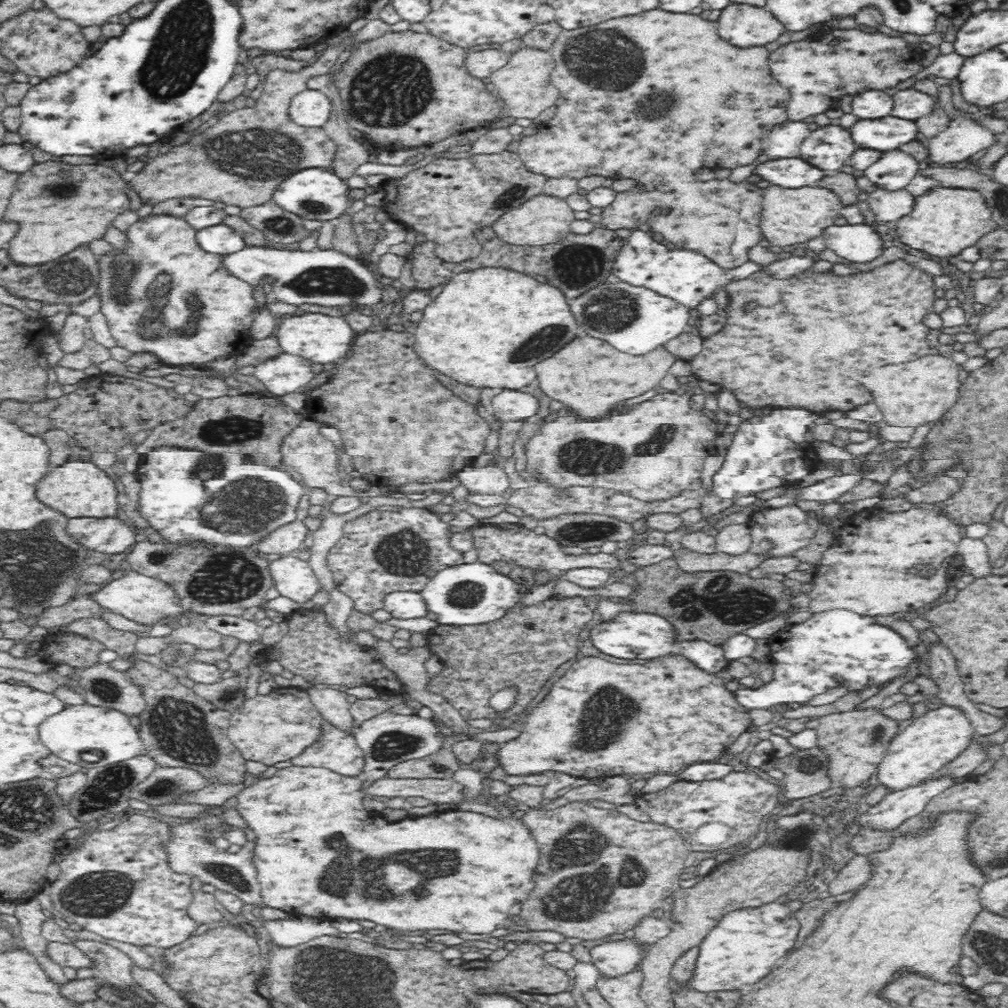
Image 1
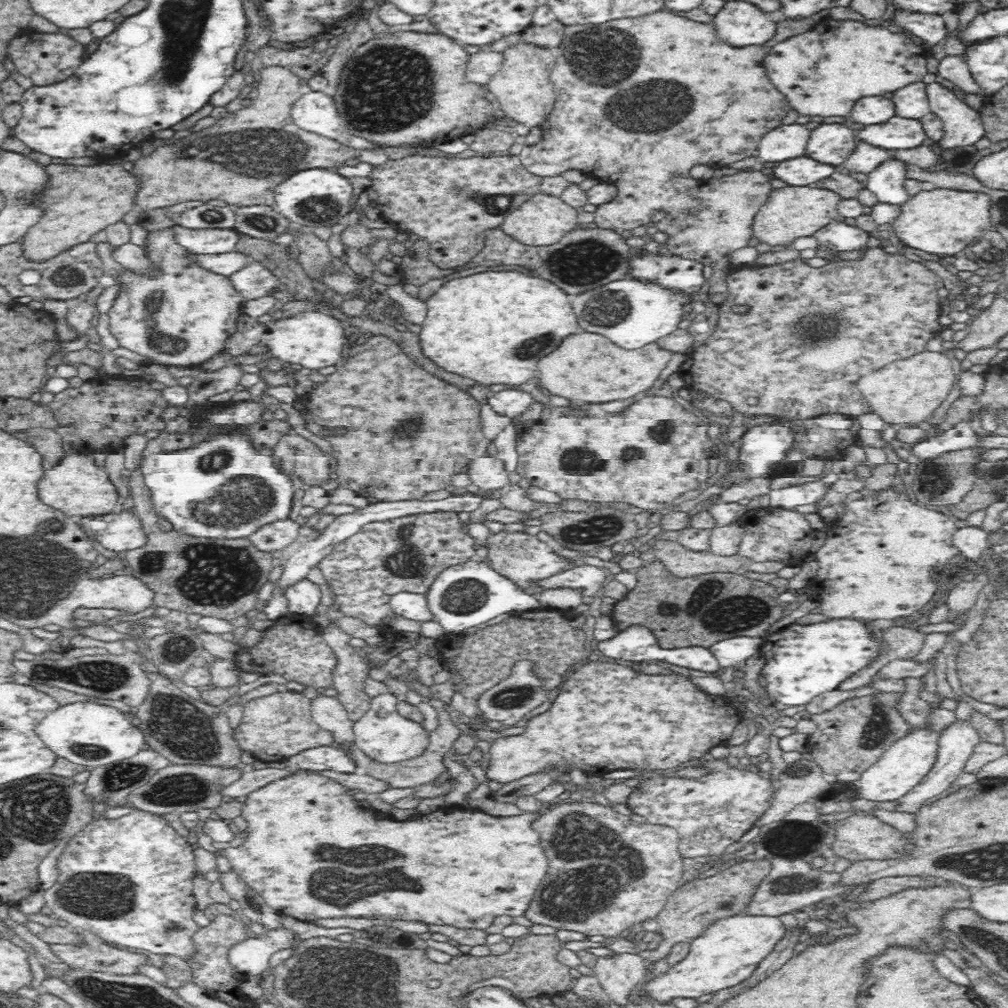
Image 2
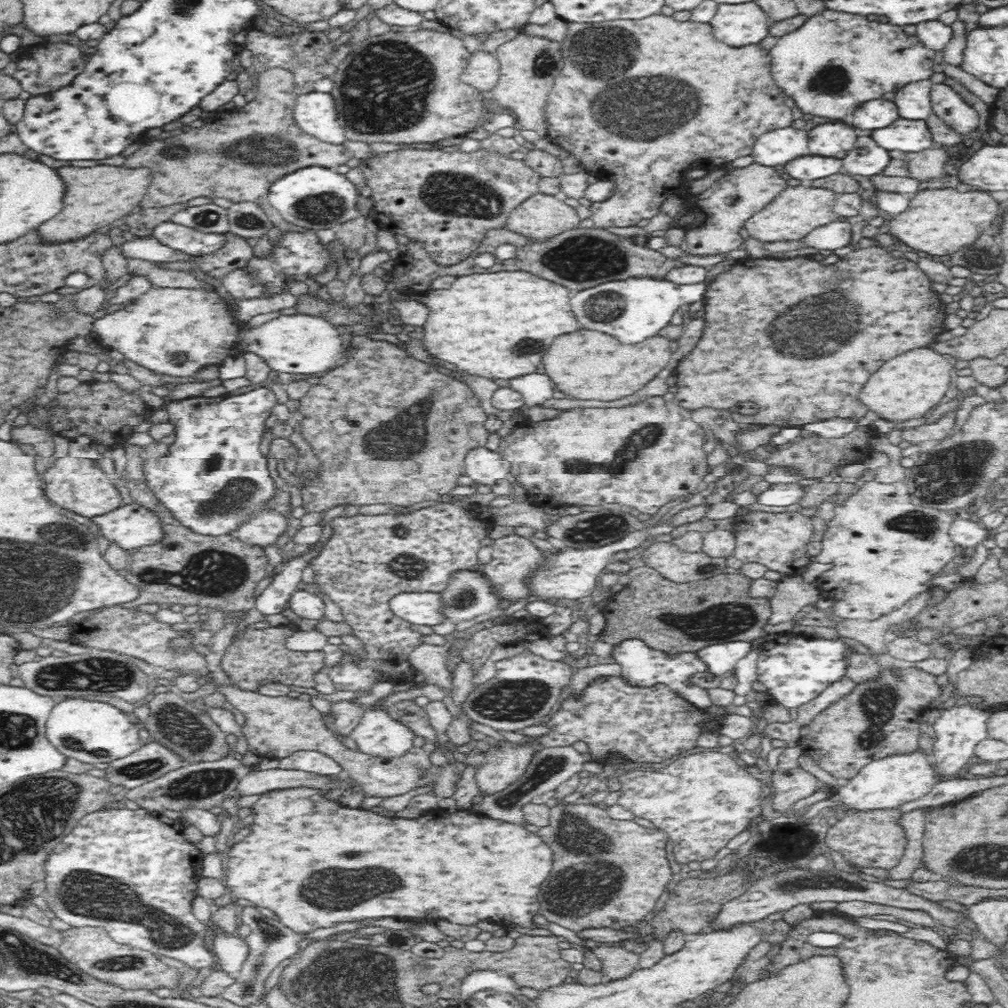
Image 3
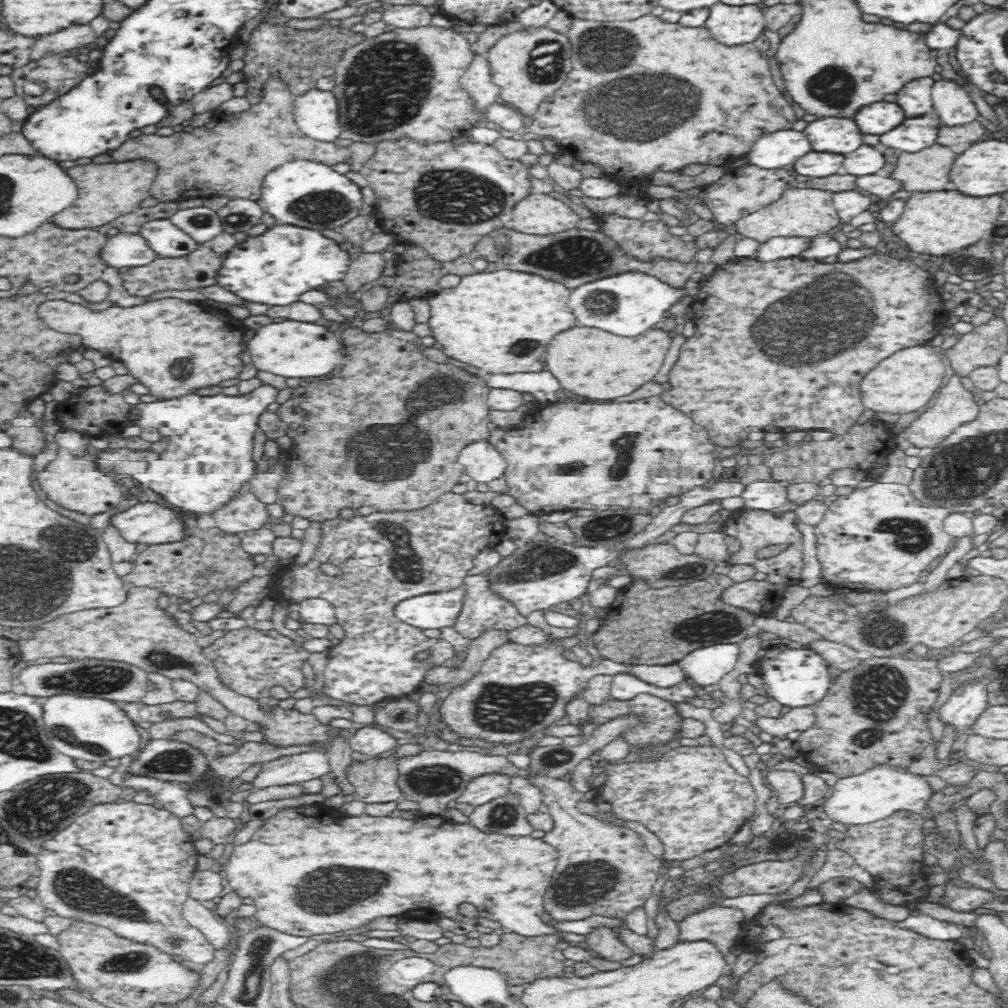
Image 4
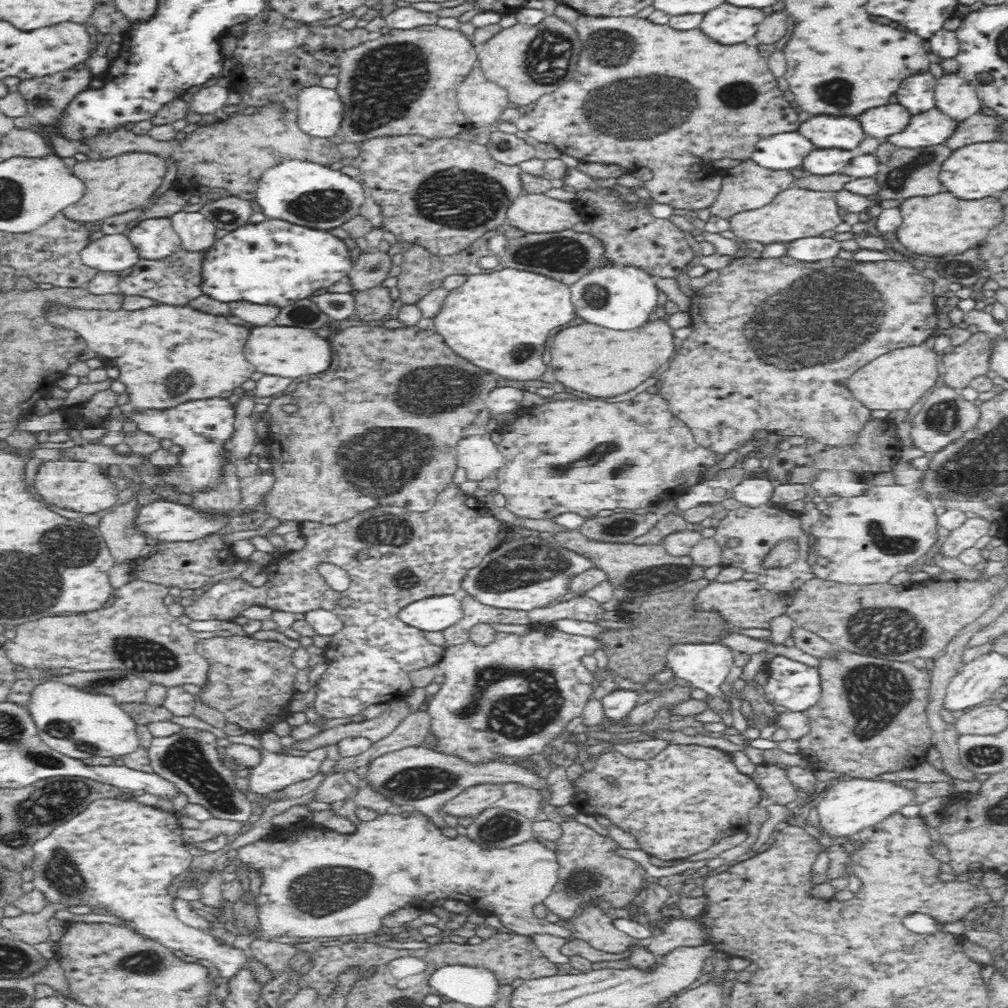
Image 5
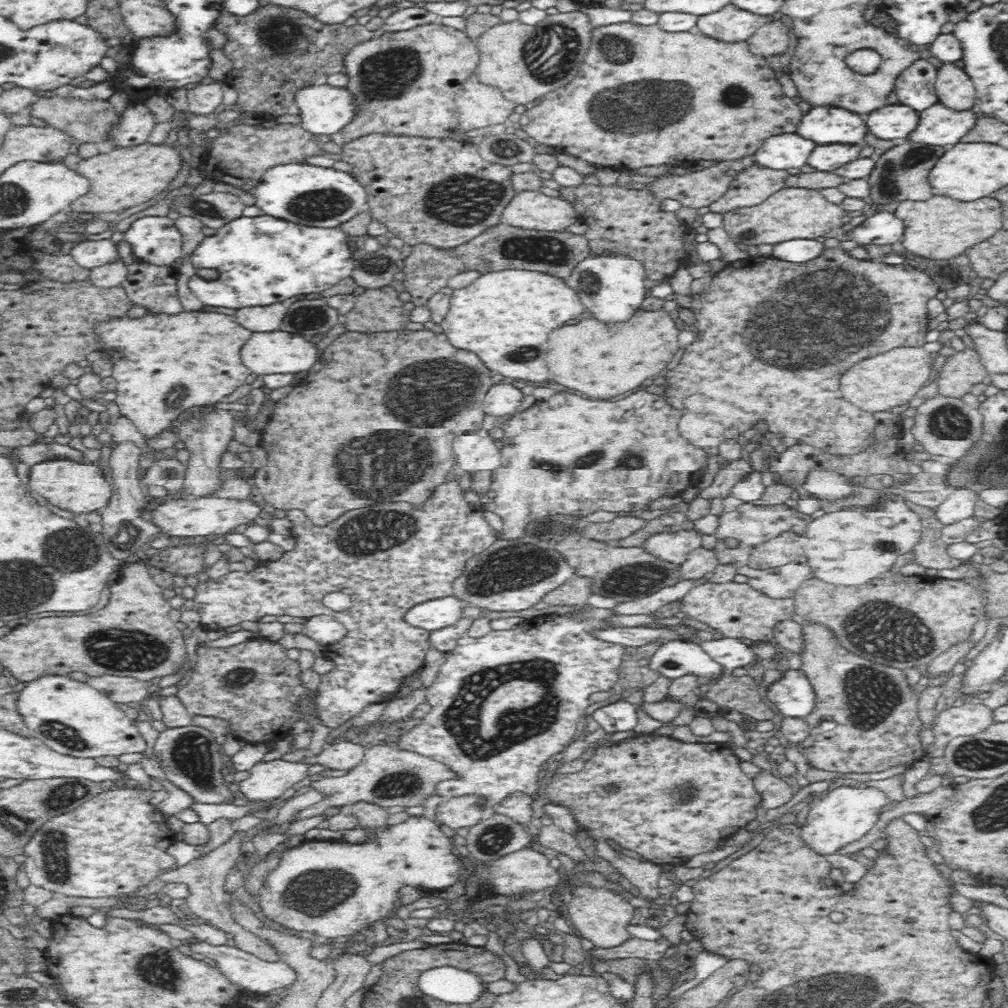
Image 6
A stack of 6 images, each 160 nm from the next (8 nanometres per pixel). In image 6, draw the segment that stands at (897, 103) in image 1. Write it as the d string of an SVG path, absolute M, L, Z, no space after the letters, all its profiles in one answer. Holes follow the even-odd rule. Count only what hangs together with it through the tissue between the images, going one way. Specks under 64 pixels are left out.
M919 59L898 74L893 92L900 104L920 112L939 100L935 92L936 78L936 68L929 61Z

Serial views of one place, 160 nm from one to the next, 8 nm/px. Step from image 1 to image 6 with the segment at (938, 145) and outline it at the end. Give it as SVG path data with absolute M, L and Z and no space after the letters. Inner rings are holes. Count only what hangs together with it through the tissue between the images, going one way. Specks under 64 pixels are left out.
M943 63L937 71L935 92L938 92L939 103L953 109L975 109L974 100L977 94L972 80L963 68L952 63Z

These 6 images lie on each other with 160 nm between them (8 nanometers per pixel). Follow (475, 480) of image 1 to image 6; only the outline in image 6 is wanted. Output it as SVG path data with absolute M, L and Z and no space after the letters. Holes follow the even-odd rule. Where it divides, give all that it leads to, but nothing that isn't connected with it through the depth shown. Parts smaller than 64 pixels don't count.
M484 430L455 436L451 450L456 466L470 474L498 468L501 465L500 449L494 440L496 438L488 438Z

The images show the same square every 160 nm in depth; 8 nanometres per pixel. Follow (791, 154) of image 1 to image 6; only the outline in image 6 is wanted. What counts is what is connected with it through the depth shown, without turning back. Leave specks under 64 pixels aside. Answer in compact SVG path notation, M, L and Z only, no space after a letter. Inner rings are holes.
M787 133L772 136L761 146L755 156L758 165L774 170L788 170L804 166L816 144L796 133Z

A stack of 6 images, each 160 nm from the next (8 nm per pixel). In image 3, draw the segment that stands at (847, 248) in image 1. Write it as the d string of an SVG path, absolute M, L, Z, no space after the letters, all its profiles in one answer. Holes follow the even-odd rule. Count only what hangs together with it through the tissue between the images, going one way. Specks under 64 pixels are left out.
M843 220L818 228L801 238L804 247L816 248L816 250L842 248L850 244L852 227Z

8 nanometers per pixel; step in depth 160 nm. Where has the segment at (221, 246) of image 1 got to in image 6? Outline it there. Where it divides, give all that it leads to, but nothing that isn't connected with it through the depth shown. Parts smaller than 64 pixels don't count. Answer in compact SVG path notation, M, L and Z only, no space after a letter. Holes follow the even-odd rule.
M169 217L138 218L119 240L129 243L133 255L154 266L168 266L182 257L182 233Z

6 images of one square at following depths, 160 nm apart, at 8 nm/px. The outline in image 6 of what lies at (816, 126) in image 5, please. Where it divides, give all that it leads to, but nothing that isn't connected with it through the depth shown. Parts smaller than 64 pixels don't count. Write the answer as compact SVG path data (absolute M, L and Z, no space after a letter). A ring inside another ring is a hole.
M814 106L798 124L798 134L816 144L858 144L866 132L862 116L836 106Z

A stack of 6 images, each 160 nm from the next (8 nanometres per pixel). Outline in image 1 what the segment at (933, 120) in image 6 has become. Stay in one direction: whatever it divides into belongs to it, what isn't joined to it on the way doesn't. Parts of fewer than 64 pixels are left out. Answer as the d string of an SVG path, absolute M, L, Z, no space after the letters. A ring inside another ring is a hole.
M892 115L879 120L860 120L850 128L850 133L859 147L883 153L899 149L902 144L922 139L913 120Z

